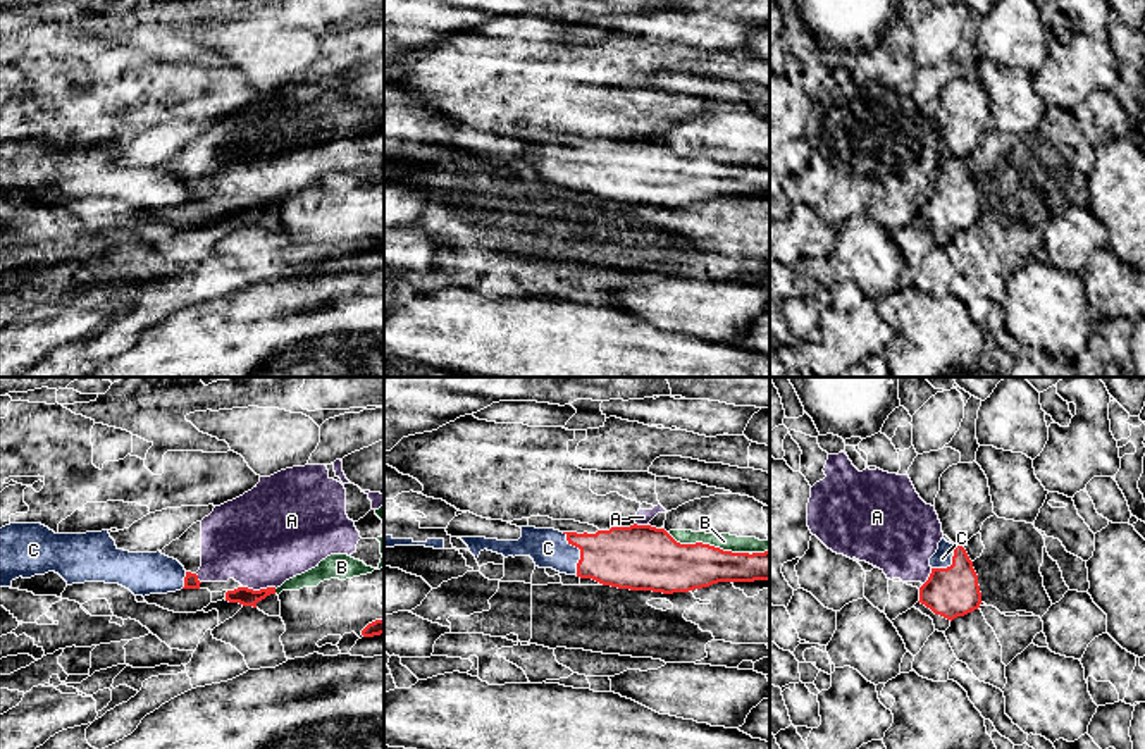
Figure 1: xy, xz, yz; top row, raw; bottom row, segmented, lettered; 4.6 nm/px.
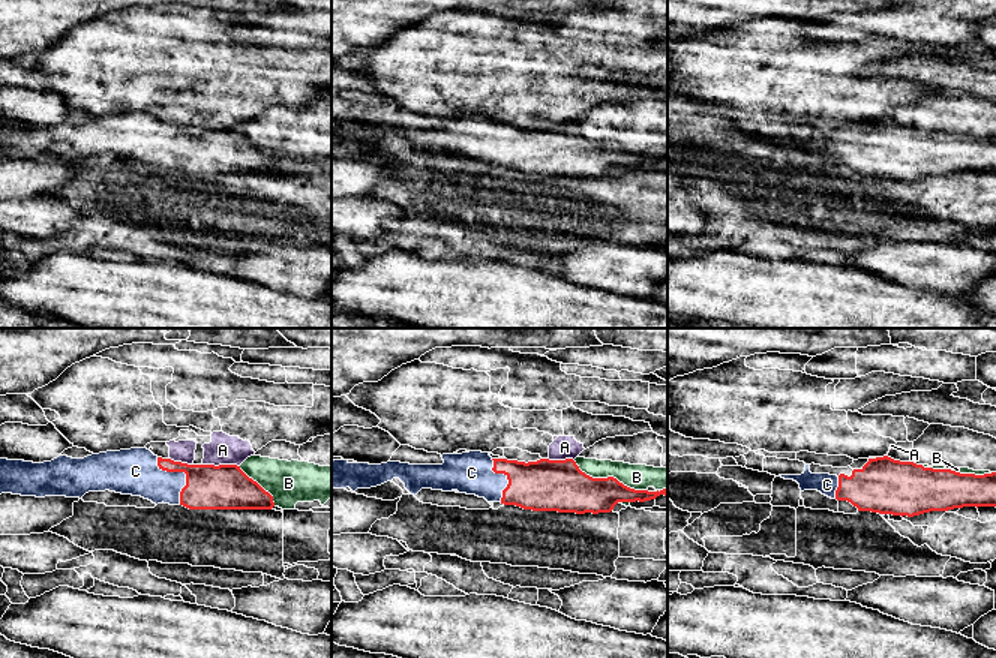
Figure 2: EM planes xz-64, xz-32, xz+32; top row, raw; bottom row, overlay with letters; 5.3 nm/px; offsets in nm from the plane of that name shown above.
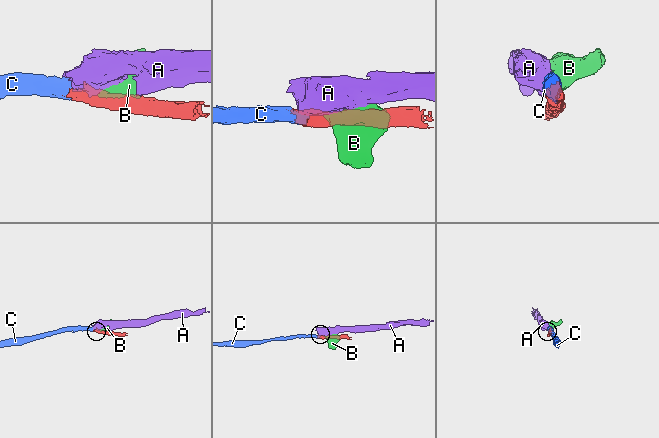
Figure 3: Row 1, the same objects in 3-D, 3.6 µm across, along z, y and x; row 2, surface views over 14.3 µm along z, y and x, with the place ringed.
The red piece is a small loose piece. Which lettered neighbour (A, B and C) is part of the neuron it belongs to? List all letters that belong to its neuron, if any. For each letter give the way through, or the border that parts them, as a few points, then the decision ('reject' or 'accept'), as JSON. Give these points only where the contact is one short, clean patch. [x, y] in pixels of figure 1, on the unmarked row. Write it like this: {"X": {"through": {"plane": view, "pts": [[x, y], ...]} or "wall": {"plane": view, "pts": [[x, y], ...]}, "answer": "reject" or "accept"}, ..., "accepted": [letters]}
{"A": {"wall": {"plane": "xy", "pts": [[243, 200], [253, 204], [276, 202]]}, "answer": "reject"}, "B": {"answer": "reject"}, "C": {"answer": "accept"}, "accepted": ["C"]}

